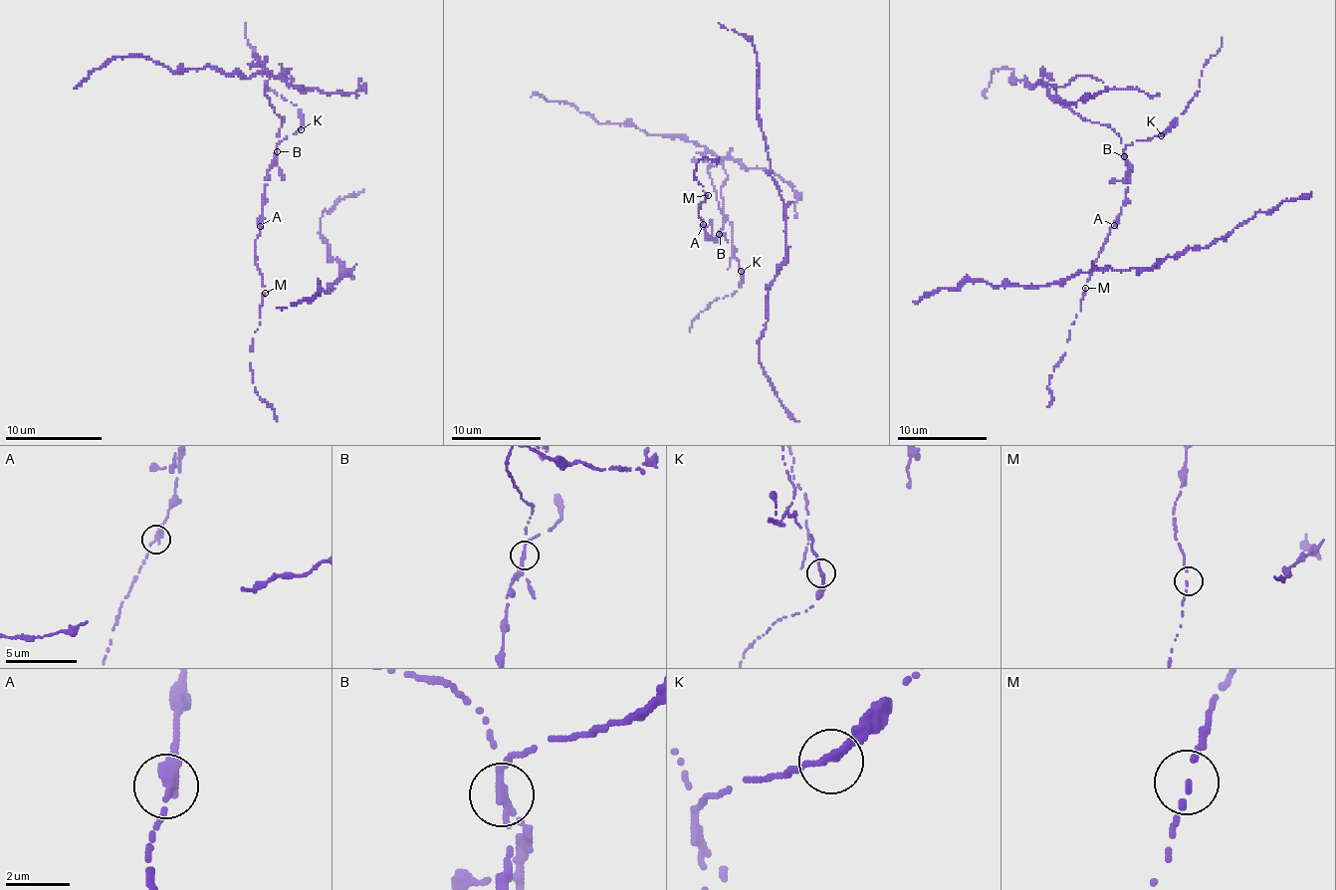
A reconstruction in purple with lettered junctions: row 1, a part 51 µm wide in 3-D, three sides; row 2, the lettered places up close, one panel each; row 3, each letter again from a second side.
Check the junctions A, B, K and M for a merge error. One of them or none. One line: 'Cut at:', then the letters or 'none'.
Cut at: B

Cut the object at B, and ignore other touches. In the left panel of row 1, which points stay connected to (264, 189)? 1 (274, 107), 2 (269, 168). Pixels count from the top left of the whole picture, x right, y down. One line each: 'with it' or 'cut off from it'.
1: cut off from it
2: with it

